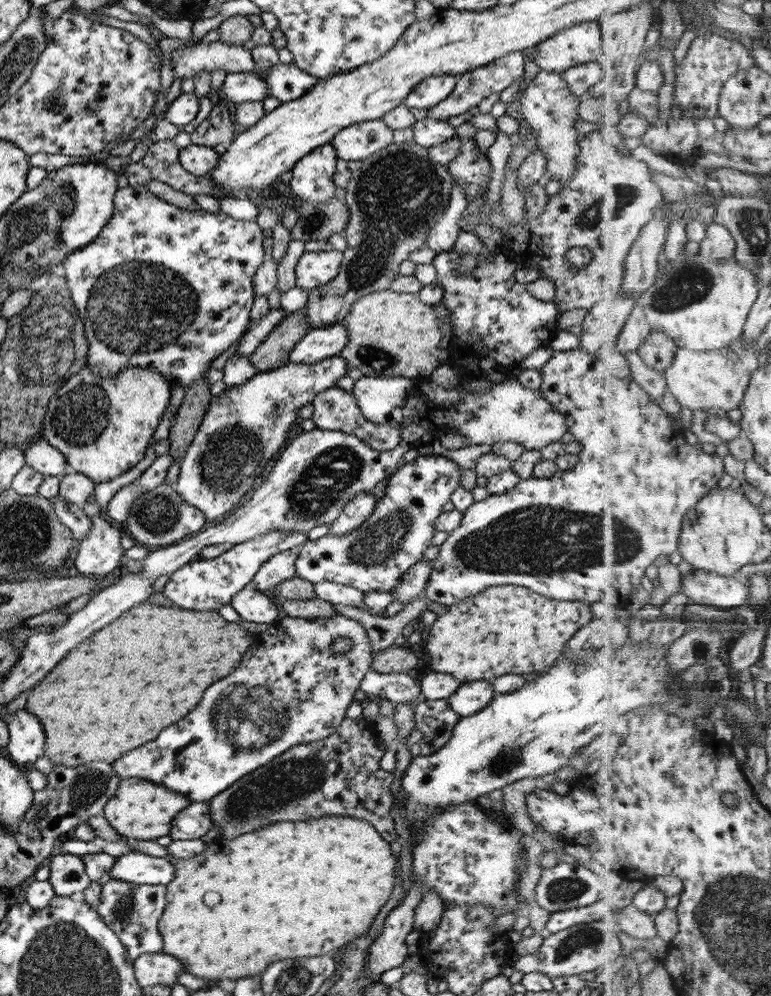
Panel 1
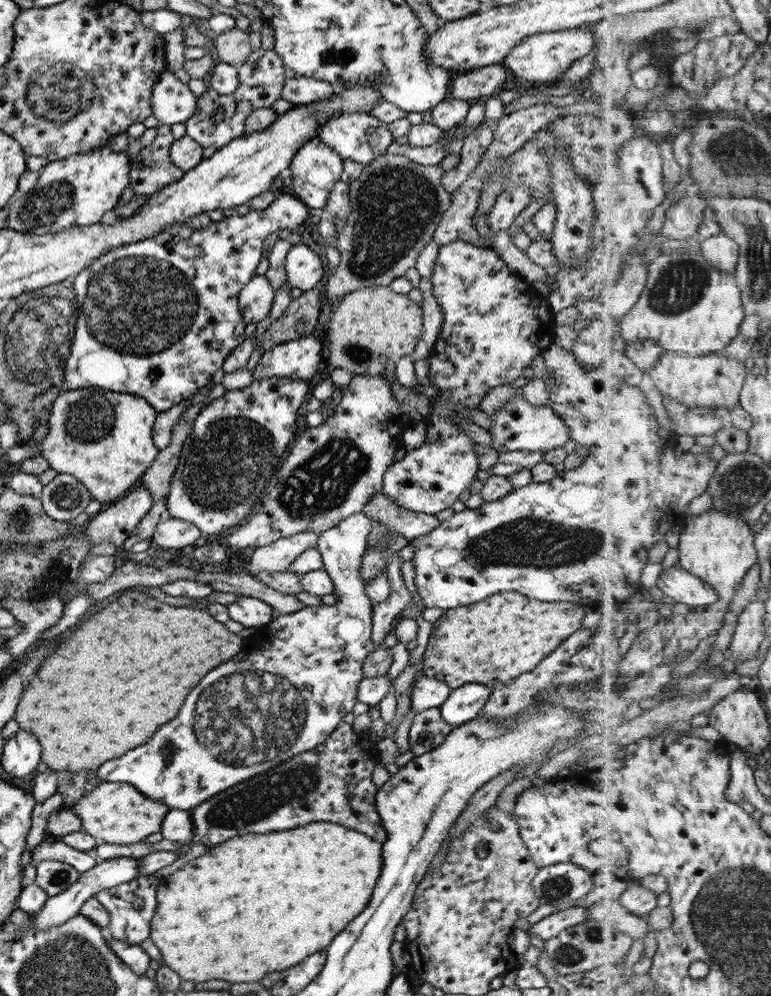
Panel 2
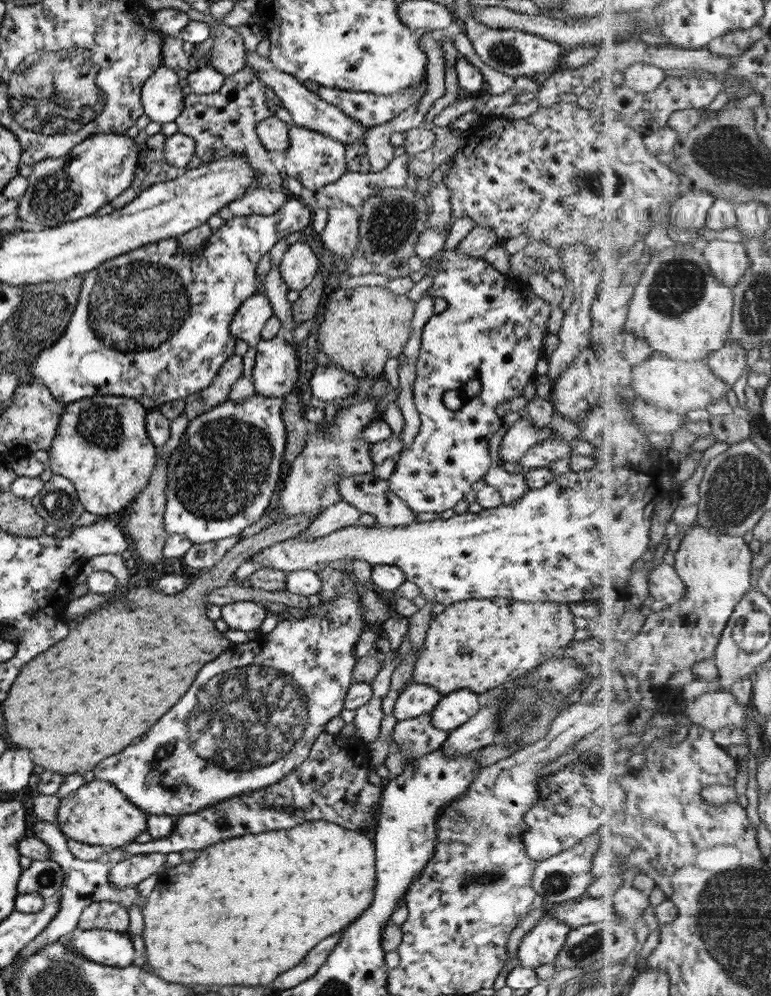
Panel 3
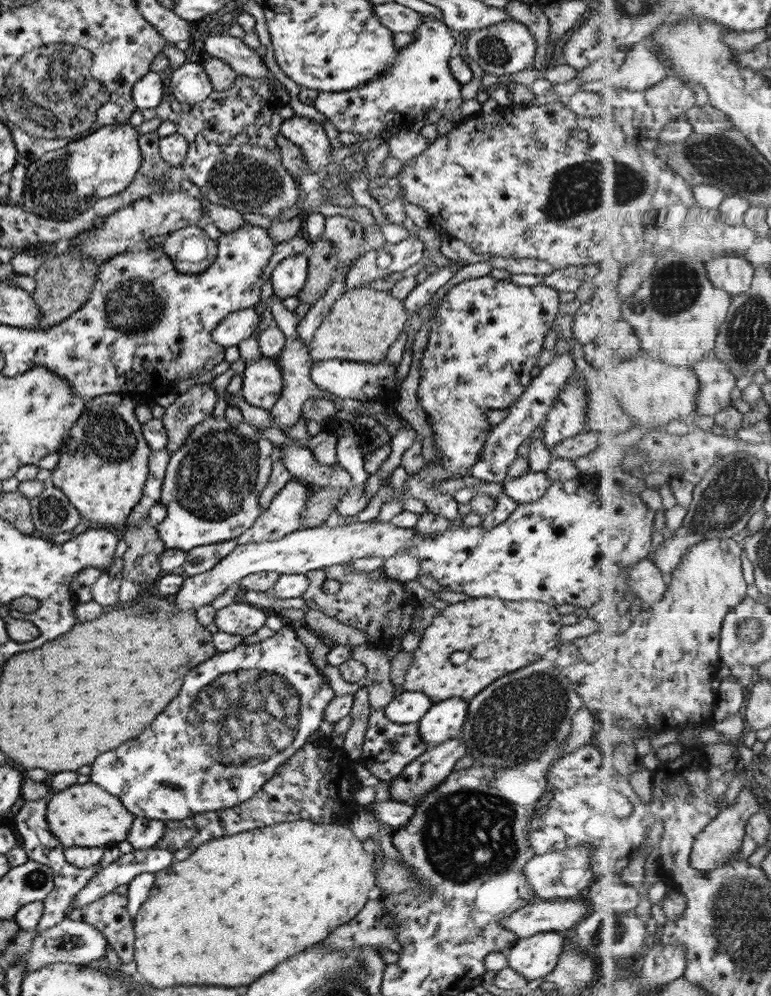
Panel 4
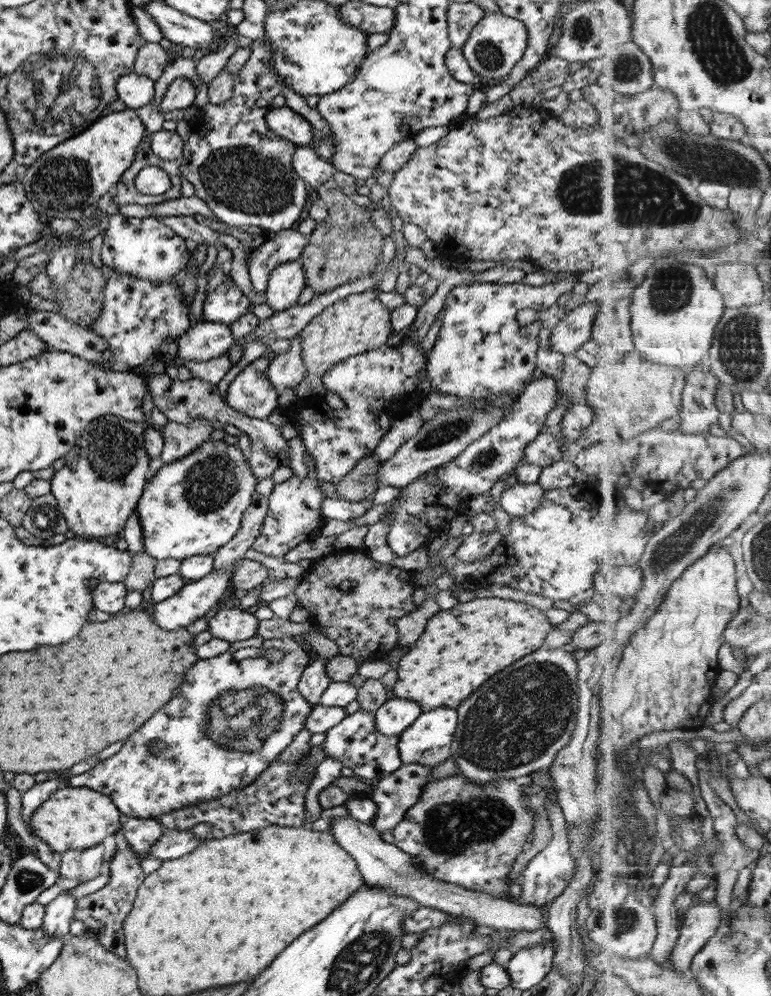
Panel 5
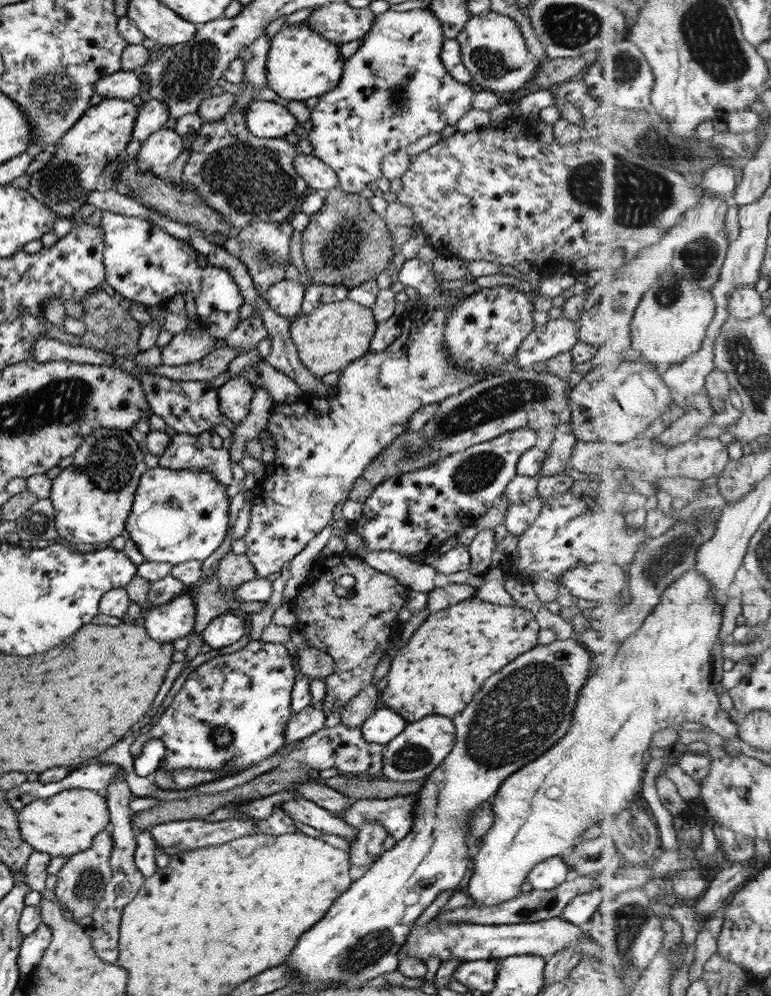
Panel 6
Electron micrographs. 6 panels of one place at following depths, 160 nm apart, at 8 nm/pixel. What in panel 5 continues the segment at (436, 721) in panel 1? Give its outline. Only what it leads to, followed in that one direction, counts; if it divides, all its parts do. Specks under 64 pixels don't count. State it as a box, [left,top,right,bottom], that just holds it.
[320,710,402,782]

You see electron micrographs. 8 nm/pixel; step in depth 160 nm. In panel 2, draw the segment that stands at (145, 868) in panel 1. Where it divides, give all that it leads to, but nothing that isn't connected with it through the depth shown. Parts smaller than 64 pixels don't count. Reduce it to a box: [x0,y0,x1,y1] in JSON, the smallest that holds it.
[32,856,143,930]

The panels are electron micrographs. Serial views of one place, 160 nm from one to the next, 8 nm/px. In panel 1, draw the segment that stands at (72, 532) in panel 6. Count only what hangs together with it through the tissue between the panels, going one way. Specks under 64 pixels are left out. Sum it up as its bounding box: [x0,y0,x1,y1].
[39,365,170,484]

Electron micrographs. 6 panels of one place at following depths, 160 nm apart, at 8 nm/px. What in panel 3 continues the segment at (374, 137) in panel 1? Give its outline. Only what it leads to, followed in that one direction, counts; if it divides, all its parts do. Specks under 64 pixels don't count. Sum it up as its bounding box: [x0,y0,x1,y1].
[245,52,371,146]

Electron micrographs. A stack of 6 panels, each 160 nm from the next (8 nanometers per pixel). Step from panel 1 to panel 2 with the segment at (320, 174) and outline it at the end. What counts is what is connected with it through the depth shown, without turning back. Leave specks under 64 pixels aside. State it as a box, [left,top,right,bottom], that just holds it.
[289,136,342,209]

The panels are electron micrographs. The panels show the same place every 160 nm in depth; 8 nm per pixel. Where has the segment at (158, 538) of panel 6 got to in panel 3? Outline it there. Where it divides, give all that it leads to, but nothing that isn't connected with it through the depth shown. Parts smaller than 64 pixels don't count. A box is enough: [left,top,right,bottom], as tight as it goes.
[162,394,285,544]

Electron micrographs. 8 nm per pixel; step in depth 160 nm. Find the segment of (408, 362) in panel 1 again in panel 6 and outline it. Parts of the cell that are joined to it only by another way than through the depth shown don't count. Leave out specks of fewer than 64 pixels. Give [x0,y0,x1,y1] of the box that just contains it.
[288,297,376,380]

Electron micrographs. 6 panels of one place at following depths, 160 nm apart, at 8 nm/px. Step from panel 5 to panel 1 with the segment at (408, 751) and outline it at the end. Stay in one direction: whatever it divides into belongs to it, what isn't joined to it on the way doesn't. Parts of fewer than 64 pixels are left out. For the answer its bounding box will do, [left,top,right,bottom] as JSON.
[446,680,495,717]

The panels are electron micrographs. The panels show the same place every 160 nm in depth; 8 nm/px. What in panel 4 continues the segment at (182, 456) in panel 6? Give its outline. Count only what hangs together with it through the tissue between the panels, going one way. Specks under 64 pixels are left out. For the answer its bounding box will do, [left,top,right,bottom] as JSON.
[160,384,217,455]

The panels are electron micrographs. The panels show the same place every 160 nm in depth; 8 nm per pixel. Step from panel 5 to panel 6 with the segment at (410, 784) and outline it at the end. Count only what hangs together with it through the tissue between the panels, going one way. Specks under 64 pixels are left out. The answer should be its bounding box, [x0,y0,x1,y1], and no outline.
[348,823,388,868]

